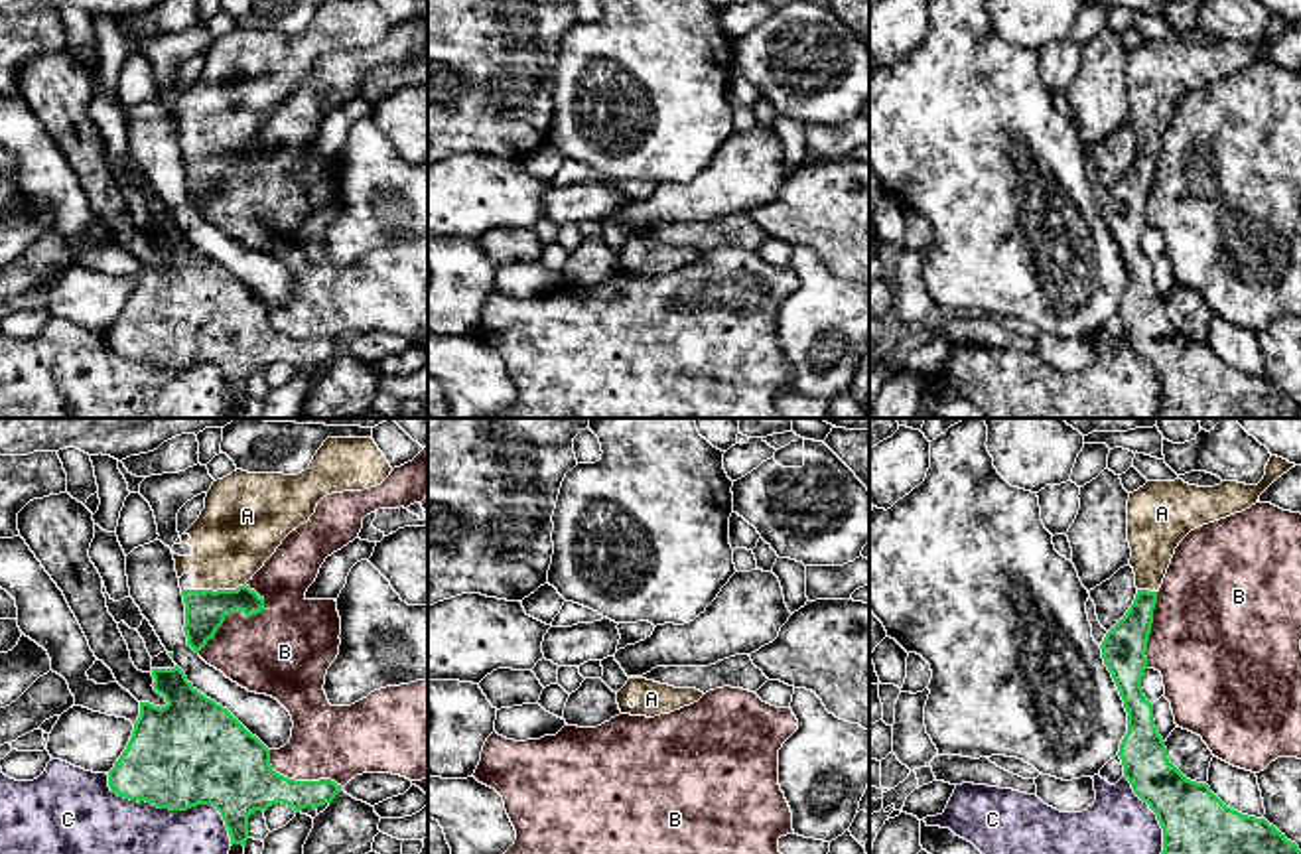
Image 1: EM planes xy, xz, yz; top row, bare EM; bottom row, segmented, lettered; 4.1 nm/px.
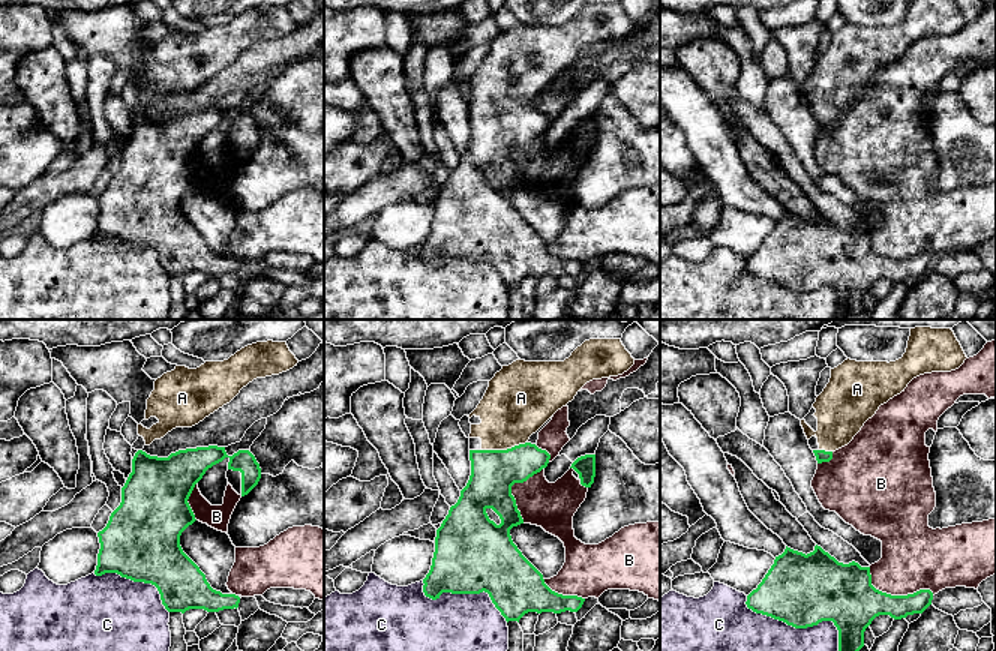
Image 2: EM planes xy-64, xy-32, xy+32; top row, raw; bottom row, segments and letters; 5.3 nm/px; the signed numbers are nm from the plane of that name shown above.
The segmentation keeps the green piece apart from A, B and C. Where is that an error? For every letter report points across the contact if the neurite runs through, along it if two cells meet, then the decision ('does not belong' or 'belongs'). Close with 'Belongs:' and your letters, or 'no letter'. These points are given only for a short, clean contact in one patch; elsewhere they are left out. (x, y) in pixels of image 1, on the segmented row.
A: belongs
B: does not belong
C: does not belong
Belongs: A

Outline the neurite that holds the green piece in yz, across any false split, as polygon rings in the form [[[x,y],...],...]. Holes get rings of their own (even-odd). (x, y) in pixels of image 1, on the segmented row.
[[[1271,456],[1258,485],[1222,481],[1198,487],[1175,479],[1147,481],[1130,493],[1128,542],[1137,594],[1100,649],[1128,712],[1128,732],[1118,751],[1124,777],[1157,815],[1163,828],[1161,854],[1301,854],[1266,818],[1226,807],[1206,783],[1187,779],[1169,761],[1153,704],[1141,688],[1157,592],[1179,542],[1202,525],[1260,503],[1260,495],[1291,467],[1295,463]]]

